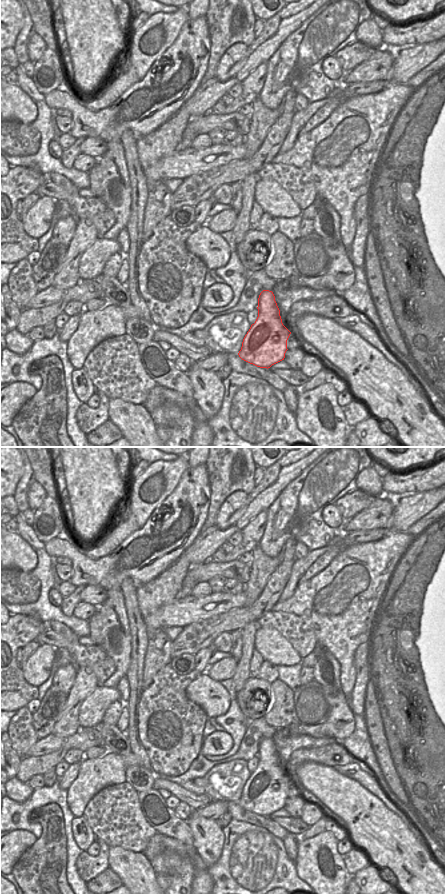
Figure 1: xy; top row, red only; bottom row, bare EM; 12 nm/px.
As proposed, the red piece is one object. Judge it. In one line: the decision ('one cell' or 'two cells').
one cell

